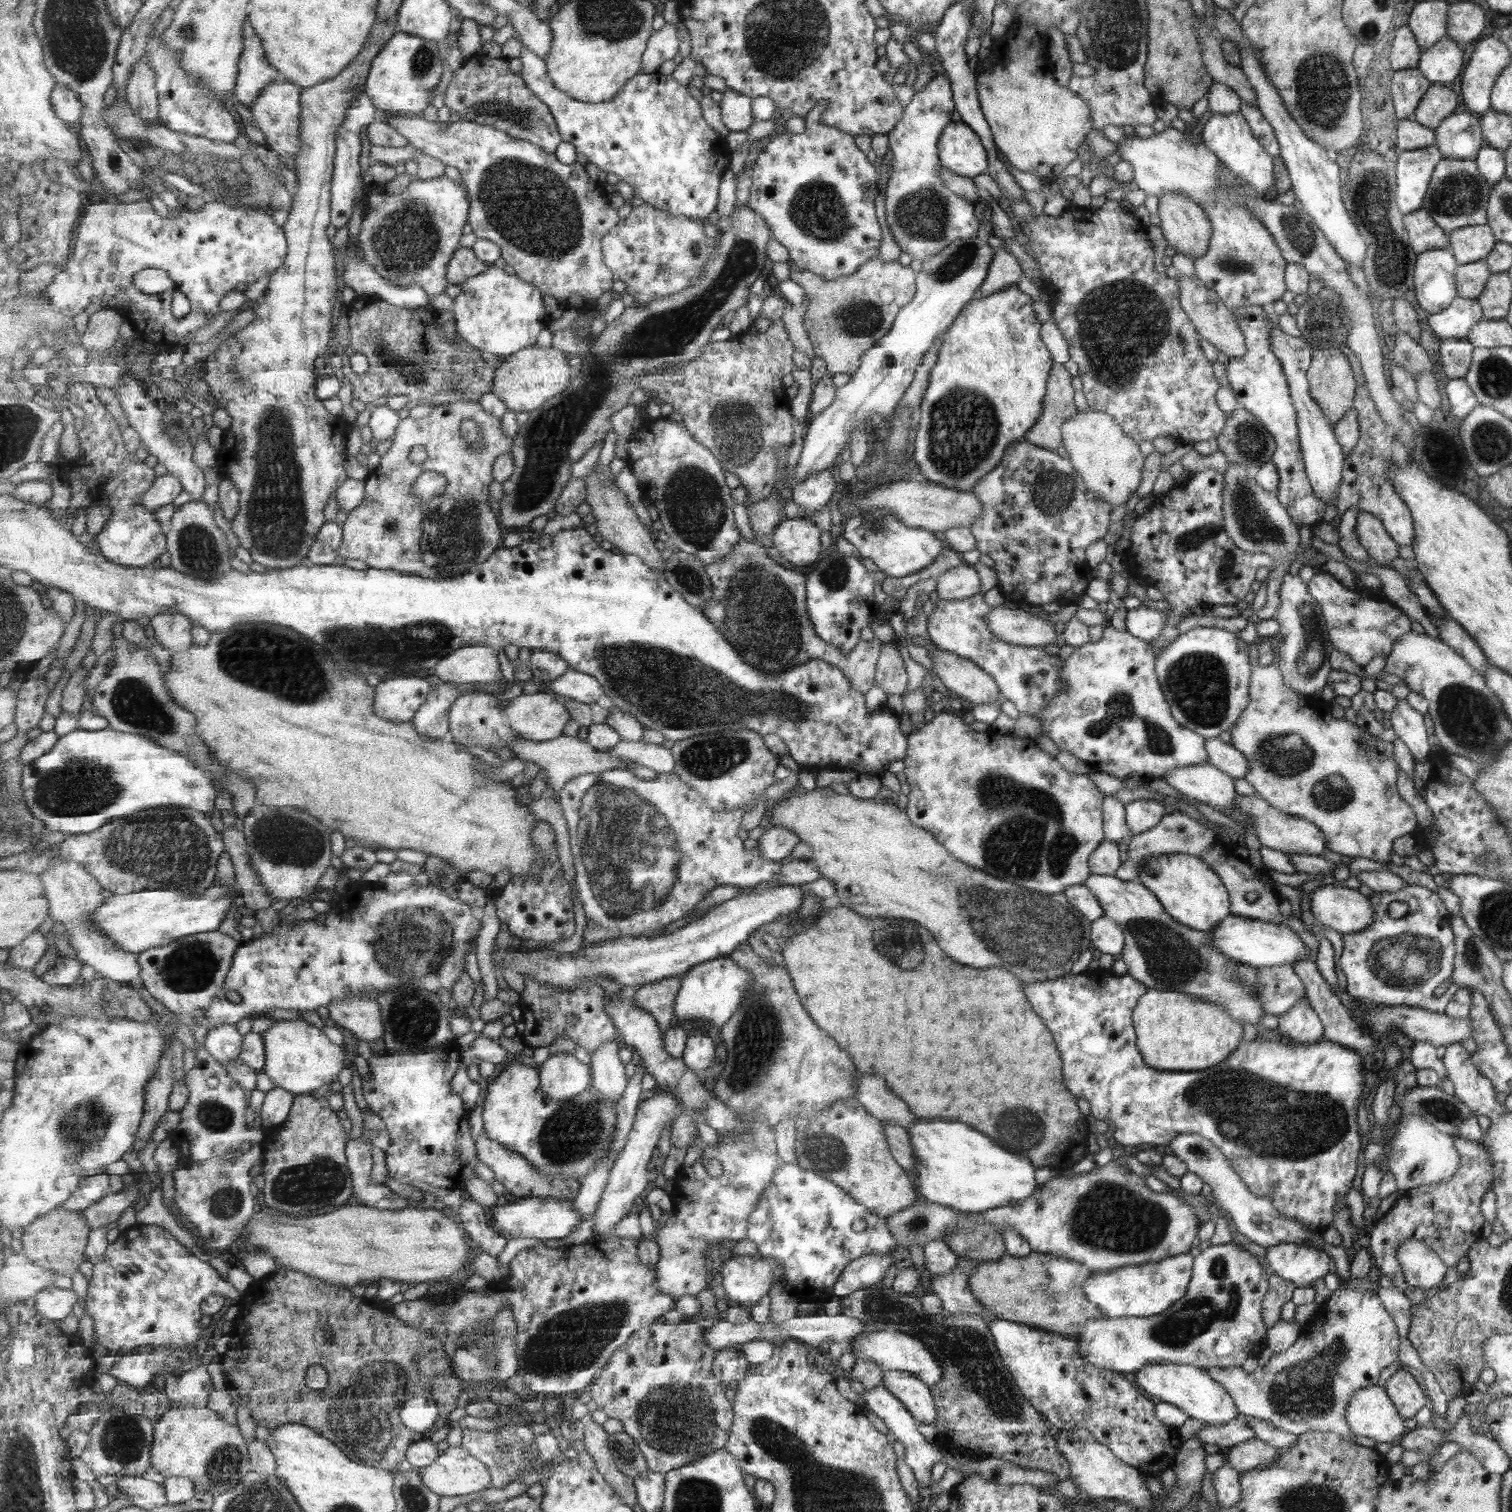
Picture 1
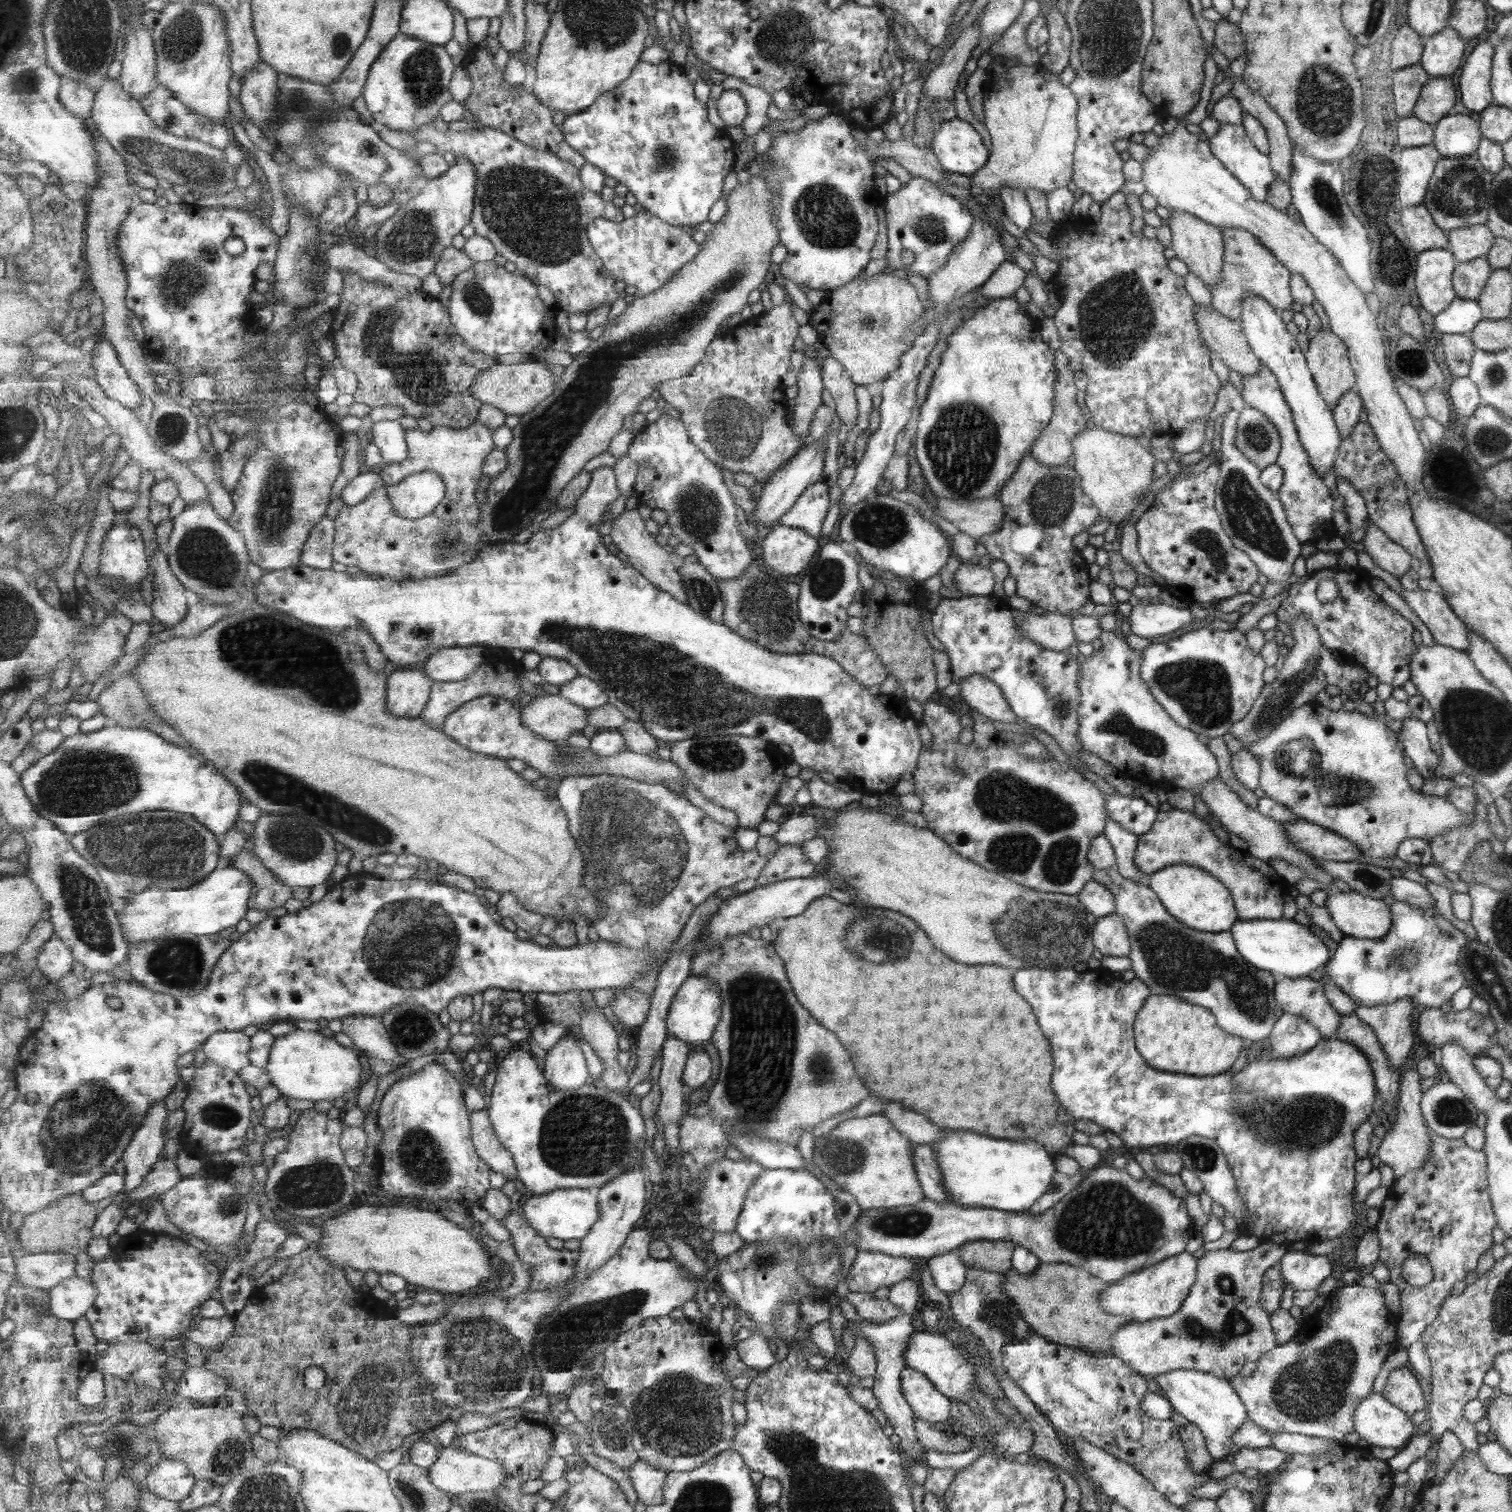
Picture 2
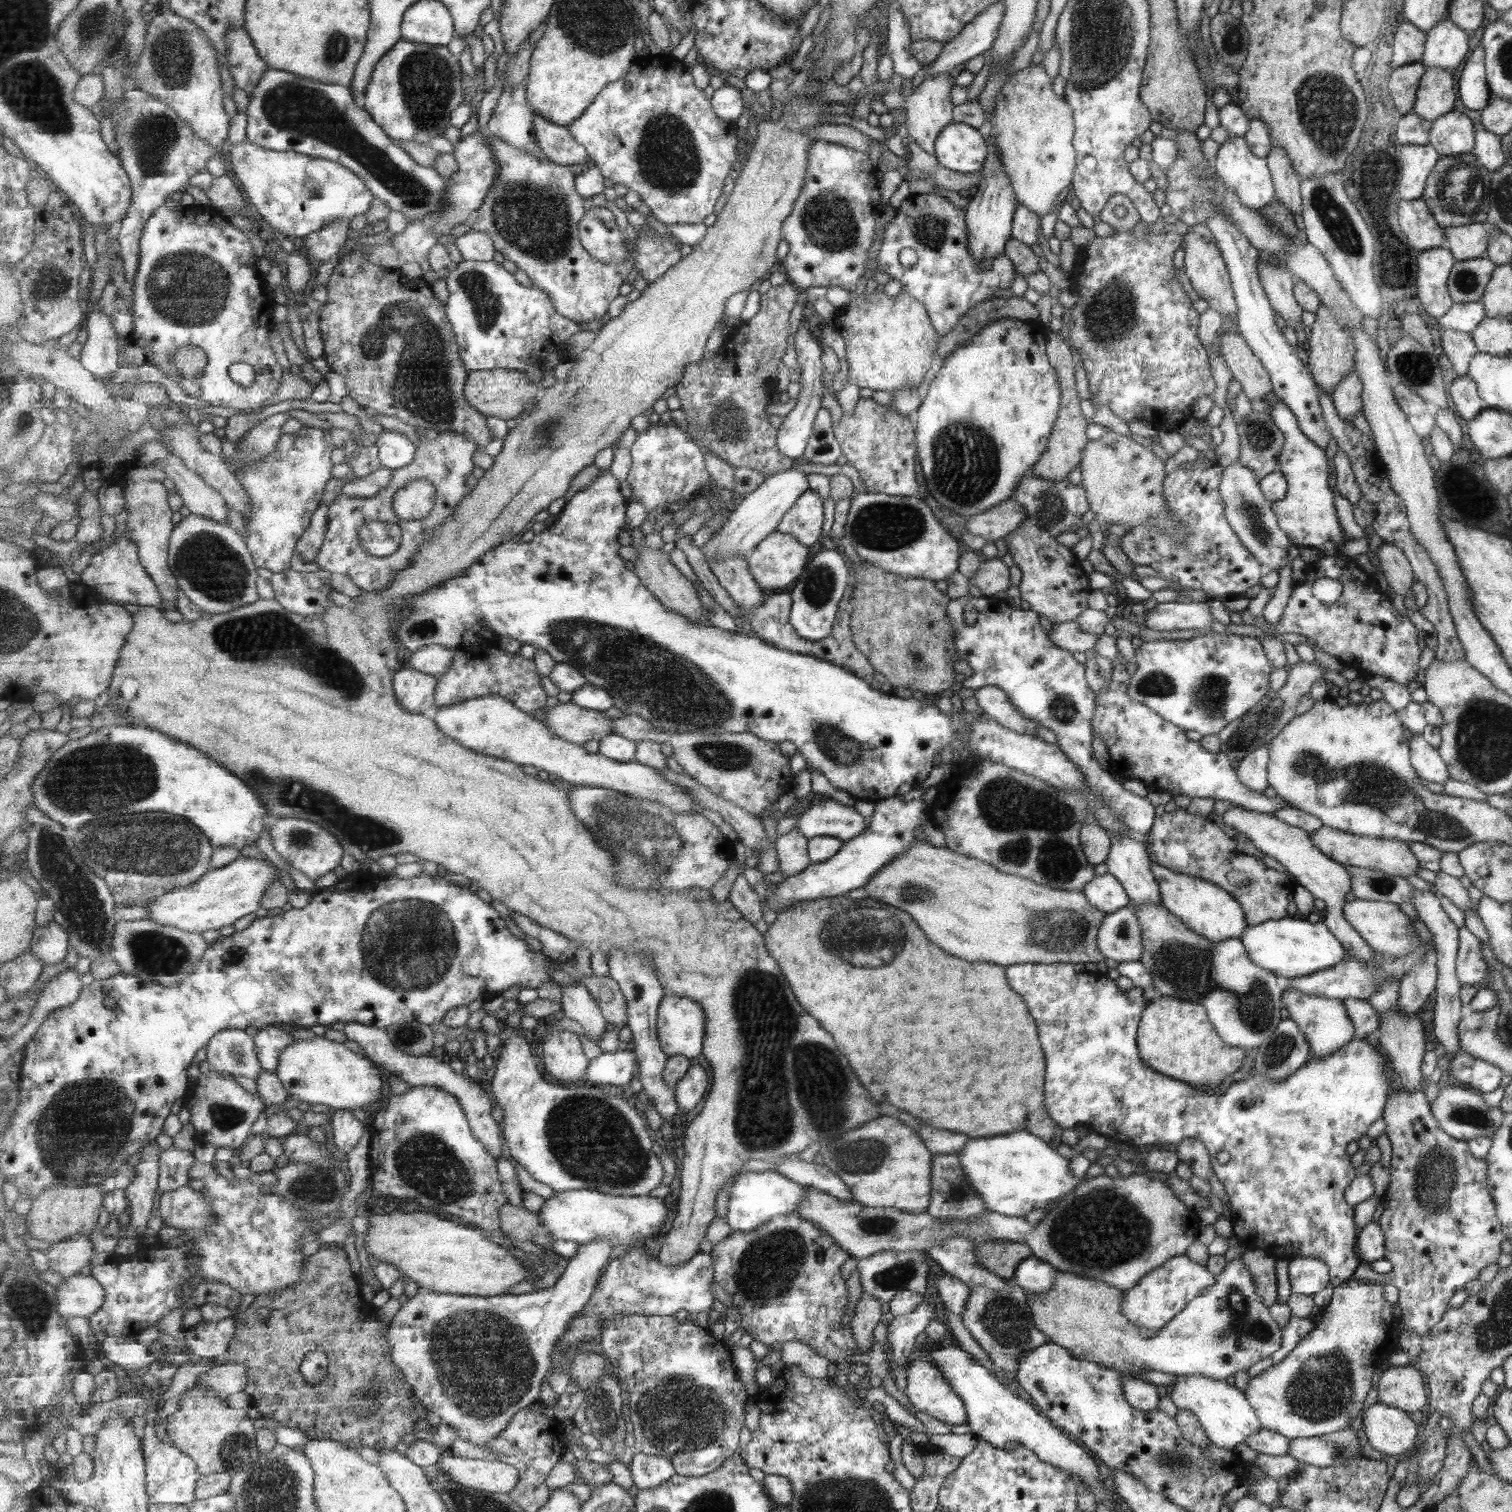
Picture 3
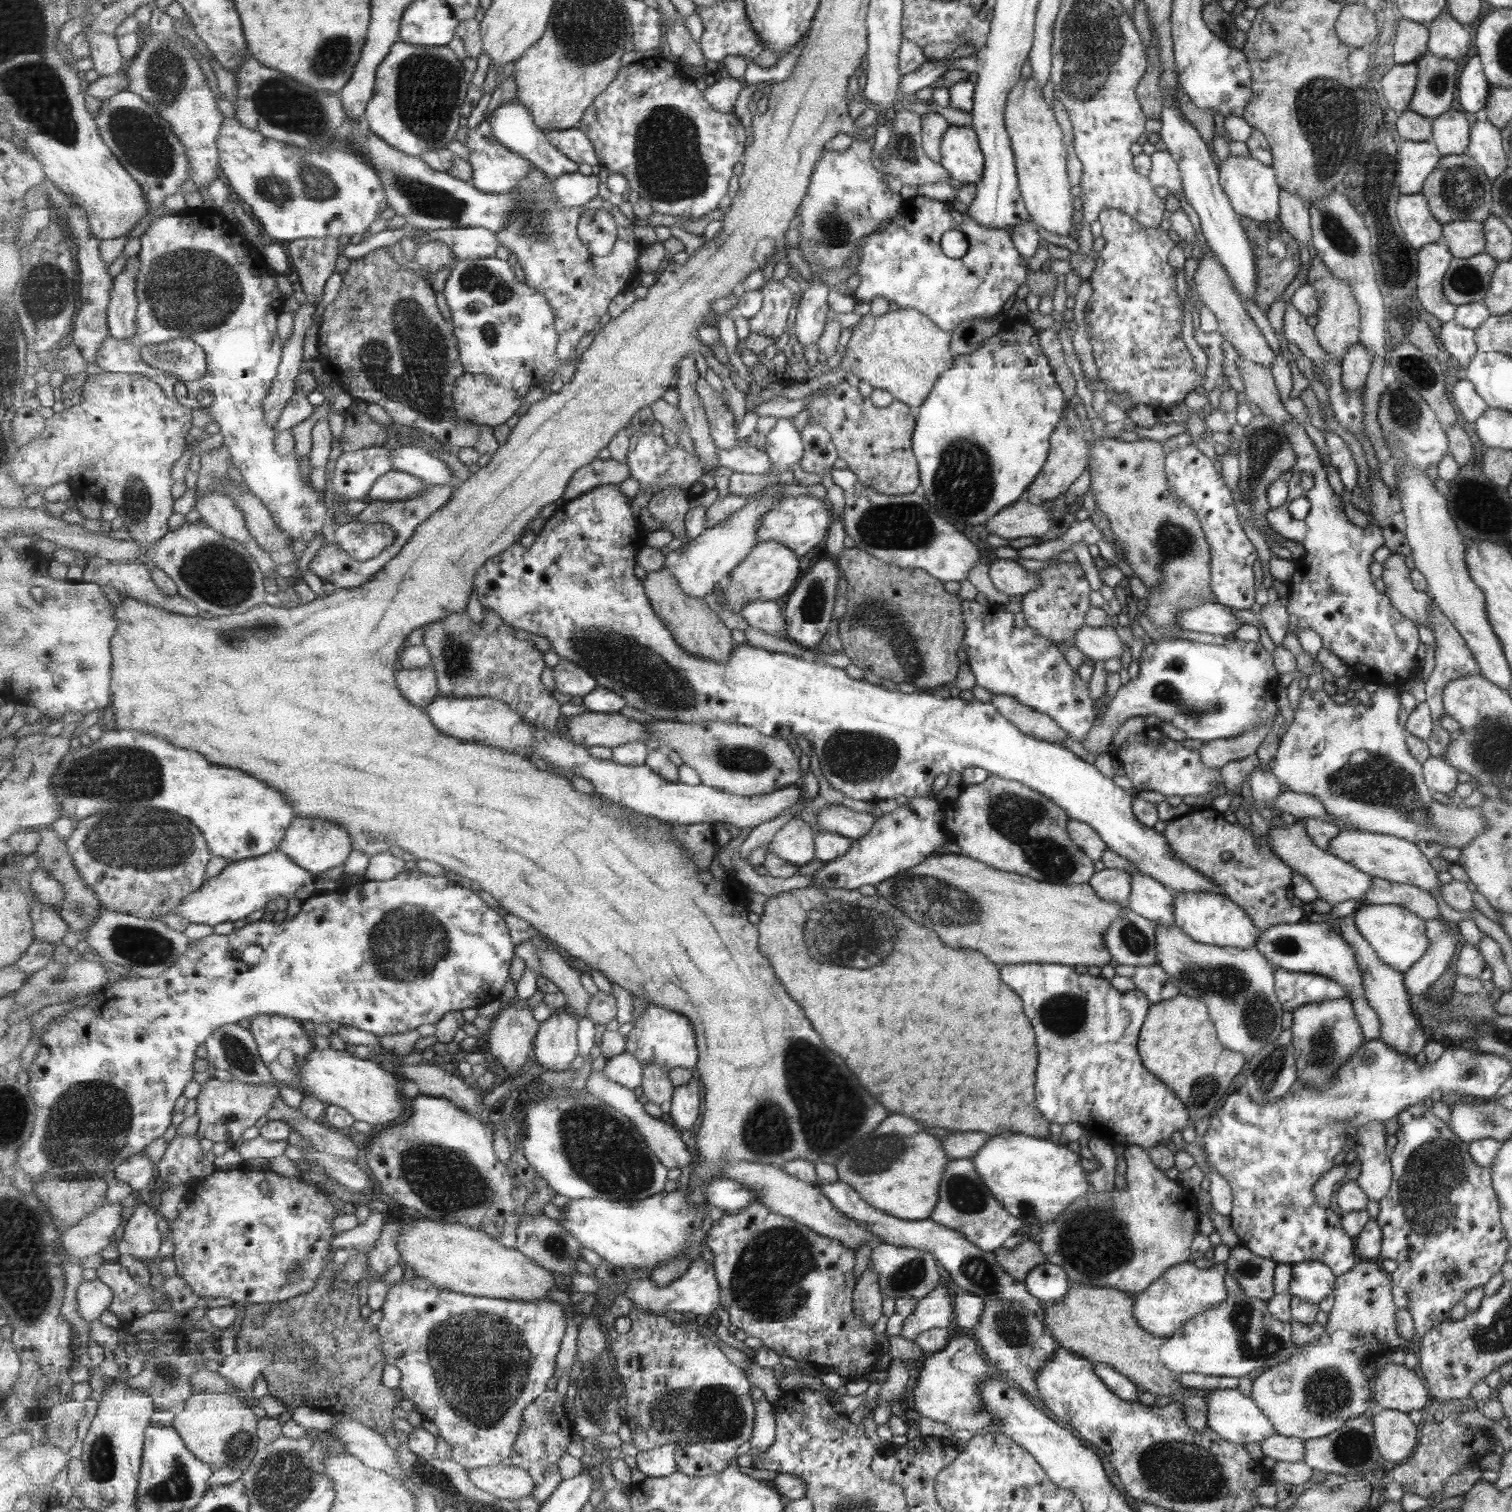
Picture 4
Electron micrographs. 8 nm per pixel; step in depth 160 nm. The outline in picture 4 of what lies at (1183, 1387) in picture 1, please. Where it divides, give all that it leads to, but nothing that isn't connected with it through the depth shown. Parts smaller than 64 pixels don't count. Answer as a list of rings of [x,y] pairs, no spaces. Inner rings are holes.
[[[1207,1389],[1202,1395],[1206,1405],[1206,1427],[1218,1433],[1224,1441],[1234,1445],[1245,1445],[1247,1442],[1261,1442],[1274,1434],[1273,1426],[1265,1414],[1258,1408],[1251,1396],[1245,1396],[1235,1389]]]

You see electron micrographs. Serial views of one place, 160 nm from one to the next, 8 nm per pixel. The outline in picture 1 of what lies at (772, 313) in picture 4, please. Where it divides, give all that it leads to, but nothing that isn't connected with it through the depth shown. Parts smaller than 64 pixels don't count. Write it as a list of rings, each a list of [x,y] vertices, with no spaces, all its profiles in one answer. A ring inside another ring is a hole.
[[[781,320],[772,323],[766,332],[747,333],[741,338],[731,337],[728,341],[710,343],[704,354],[688,363],[667,365],[658,371],[647,371],[646,375],[634,380],[638,388],[649,394],[657,394],[662,402],[673,406],[673,410],[682,415],[687,428],[694,437],[719,458],[723,469],[735,473],[740,484],[748,490],[745,506],[767,500],[776,491],[779,462],[777,462],[777,446],[791,447],[791,416],[783,416],[782,406],[789,404],[783,388],[783,376],[794,373],[791,362],[793,347],[787,339],[787,331]]]

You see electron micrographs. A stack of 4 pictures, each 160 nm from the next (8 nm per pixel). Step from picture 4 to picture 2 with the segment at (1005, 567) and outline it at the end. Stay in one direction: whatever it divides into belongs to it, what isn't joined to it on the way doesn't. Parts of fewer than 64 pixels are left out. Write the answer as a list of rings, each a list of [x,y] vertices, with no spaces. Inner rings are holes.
[[[975,562],[960,563],[952,576],[952,586],[965,596],[991,594],[993,575],[988,567],[979,567]]]

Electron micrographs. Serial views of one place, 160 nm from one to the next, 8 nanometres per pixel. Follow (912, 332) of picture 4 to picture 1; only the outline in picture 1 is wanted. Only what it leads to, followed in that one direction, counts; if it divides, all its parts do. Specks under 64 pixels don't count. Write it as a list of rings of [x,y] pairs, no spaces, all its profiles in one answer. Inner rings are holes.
[[[873,257],[857,271],[833,280],[823,280],[810,270],[799,270],[787,262],[789,280],[801,286],[807,306],[803,329],[813,352],[825,362],[826,374],[851,374],[857,370],[861,356],[890,331],[898,312],[914,298],[914,273],[898,261],[883,262]]]

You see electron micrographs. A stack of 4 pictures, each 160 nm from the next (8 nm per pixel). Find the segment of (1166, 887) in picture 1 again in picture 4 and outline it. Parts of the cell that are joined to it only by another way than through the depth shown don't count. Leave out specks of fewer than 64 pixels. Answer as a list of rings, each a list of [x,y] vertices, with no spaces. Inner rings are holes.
[[[1179,892],[1173,894],[1174,925],[1183,933],[1201,944],[1218,947],[1253,947],[1257,939],[1257,928],[1246,912],[1222,893]]]

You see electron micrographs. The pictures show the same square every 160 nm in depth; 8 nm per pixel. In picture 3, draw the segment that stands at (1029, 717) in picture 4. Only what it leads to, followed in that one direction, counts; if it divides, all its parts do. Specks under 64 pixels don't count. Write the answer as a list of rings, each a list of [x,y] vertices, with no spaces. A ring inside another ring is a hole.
[[[995,686],[981,687],[974,690],[973,698],[985,717],[998,722],[1003,728],[1010,729],[1015,733],[1022,733],[1027,736],[1037,734],[1039,724],[1035,721],[1023,717],[1007,699],[1005,692]]]

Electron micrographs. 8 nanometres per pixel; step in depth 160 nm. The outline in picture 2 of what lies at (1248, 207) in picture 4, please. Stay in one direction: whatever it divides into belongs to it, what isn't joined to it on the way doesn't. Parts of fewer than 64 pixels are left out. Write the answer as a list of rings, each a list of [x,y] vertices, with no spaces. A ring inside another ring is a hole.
[[[1218,123],[1217,130],[1208,138],[1210,151],[1233,174],[1238,182],[1250,190],[1251,197],[1258,201],[1265,200],[1267,188],[1273,182],[1273,170],[1269,170],[1266,153],[1260,153],[1246,135],[1241,124]]]

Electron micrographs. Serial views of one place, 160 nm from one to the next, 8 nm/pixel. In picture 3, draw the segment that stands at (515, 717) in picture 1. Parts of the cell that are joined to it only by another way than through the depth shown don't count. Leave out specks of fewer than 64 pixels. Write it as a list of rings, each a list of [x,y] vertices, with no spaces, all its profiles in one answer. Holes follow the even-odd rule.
[[[571,701],[566,704],[558,703],[541,713],[540,717],[551,732],[575,744],[582,745],[589,740],[601,742],[603,738],[614,734],[615,720],[605,718],[601,711],[587,710]]]

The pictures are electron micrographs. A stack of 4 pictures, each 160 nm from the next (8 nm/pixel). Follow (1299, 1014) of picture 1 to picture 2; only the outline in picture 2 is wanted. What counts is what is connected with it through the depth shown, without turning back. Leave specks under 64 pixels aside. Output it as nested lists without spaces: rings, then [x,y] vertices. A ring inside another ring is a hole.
[[[1283,1013],[1273,1024],[1269,1034],[1271,1058],[1299,1056],[1313,1048],[1322,1036],[1316,1028],[1300,1016]]]

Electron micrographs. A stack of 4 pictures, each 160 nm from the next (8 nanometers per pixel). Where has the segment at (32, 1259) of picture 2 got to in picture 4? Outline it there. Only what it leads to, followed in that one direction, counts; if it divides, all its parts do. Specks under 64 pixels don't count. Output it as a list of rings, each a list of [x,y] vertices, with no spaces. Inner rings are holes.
[[[105,1202],[103,1208],[91,1213],[75,1227],[62,1231],[64,1252],[80,1260],[93,1254],[101,1254],[114,1239],[111,1236],[116,1236],[120,1227],[125,1226],[121,1221],[121,1212],[121,1203]]]

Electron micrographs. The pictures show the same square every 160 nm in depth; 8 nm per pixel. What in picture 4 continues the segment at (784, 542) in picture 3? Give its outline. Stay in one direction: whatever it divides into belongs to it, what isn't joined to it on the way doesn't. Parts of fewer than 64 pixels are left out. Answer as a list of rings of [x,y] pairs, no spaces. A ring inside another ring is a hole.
[[[777,541],[760,542],[753,552],[732,572],[727,588],[717,597],[718,604],[731,612],[742,614],[742,608],[749,601],[765,599],[782,601],[783,594],[793,586],[793,578],[799,576],[797,555],[786,545]]]

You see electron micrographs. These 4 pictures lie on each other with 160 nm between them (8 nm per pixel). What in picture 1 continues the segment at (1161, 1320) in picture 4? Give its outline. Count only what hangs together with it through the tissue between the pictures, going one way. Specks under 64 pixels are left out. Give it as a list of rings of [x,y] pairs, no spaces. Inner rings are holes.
[[[1190,1253],[1175,1255],[1161,1259],[1154,1263],[1143,1263],[1135,1266],[1126,1266],[1125,1268],[1115,1268],[1109,1272],[1091,1272],[1091,1278],[1084,1283],[1084,1293],[1086,1300],[1097,1304],[1097,1308],[1109,1318],[1121,1317],[1143,1317],[1147,1318],[1153,1315],[1158,1315],[1159,1312],[1167,1310],[1175,1302],[1186,1294],[1187,1282],[1190,1282],[1191,1273],[1191,1258]]]

